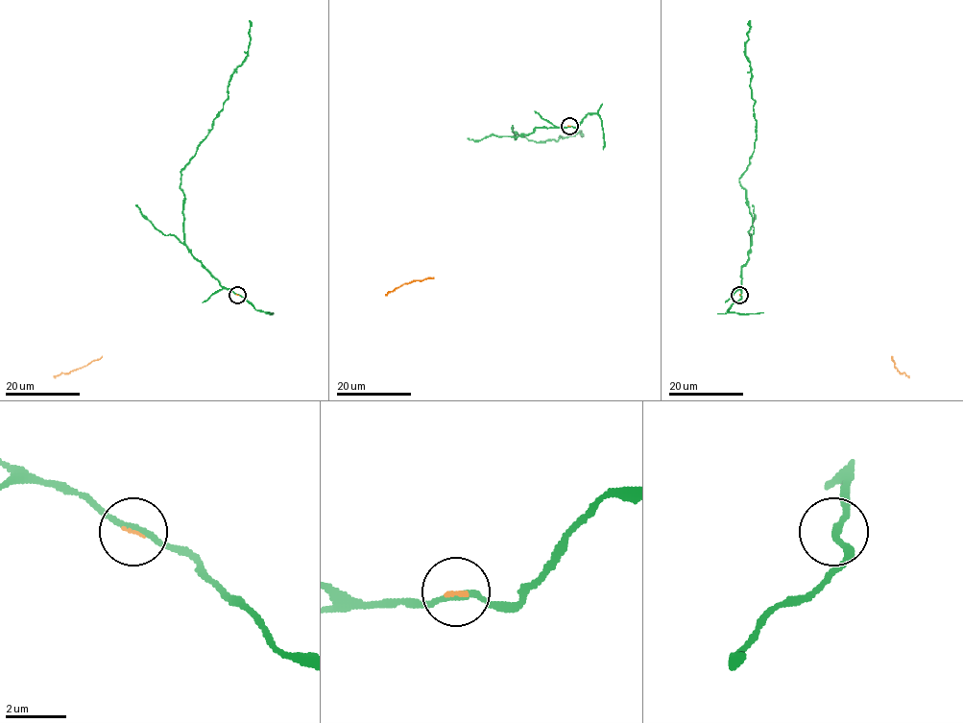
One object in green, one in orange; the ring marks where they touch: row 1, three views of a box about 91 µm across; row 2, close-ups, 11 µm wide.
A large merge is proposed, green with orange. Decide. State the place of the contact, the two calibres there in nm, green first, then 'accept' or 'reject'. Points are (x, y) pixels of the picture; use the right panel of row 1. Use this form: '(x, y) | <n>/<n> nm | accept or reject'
(739, 295) | 200/90 nm | accept

